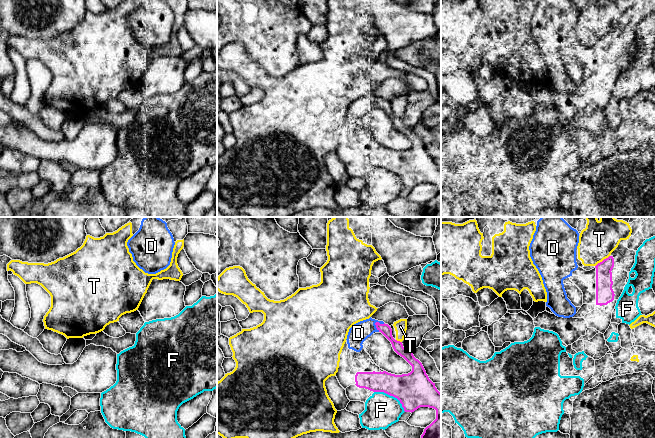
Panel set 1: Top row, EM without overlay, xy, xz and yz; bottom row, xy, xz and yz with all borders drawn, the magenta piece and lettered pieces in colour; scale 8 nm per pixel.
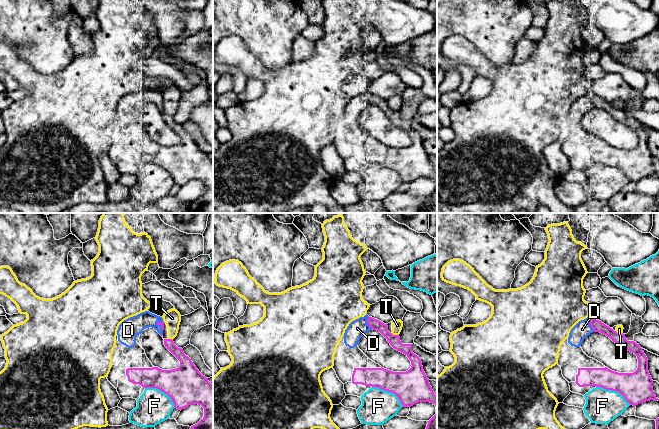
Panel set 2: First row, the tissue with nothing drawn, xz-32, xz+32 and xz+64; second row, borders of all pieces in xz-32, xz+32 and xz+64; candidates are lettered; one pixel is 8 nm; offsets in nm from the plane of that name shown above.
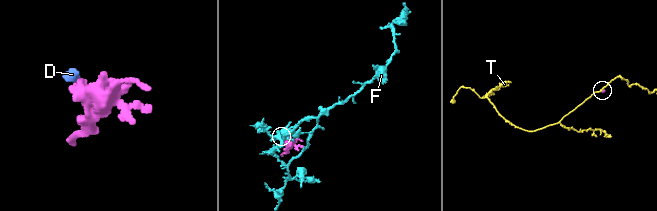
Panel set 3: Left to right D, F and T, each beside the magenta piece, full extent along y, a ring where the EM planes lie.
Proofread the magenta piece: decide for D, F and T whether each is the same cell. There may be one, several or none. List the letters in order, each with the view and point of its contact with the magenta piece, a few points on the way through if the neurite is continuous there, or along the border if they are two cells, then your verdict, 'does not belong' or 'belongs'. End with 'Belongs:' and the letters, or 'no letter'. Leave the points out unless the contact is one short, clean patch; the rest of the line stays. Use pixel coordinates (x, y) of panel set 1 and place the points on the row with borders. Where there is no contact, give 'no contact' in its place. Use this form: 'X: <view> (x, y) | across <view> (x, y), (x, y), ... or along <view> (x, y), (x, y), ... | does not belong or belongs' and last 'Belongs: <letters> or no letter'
D: xz (379, 323) | belongs
F: xz (392, 395) | does not belong
T: yz (603, 260) | does not belong
Belongs: D

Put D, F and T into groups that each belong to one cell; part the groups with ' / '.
D / F / T

